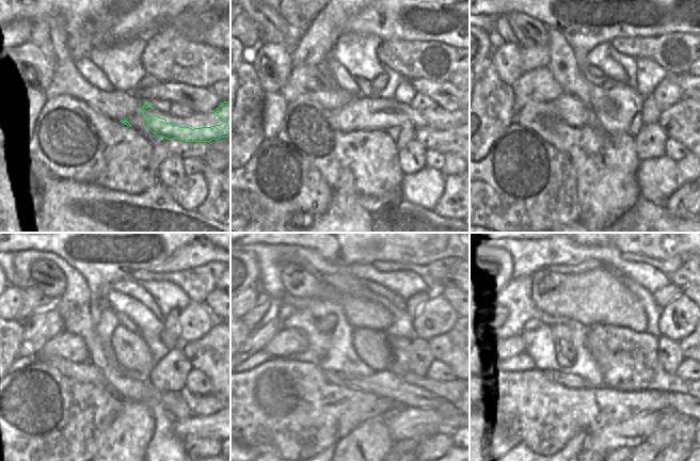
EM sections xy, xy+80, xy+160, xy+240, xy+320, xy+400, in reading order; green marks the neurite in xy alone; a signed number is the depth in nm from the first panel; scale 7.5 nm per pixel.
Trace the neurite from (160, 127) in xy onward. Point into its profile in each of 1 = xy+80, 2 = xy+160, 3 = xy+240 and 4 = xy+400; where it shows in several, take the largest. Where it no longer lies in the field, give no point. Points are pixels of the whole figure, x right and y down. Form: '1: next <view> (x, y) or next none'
1: next xy+80 (365, 114)
2: next xy+160 (571, 110)
3: next xy+240 (68, 346)
4: next xy+400 (502, 347)

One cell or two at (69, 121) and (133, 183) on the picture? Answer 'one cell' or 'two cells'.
one cell

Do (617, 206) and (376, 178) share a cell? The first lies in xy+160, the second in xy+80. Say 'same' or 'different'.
same

